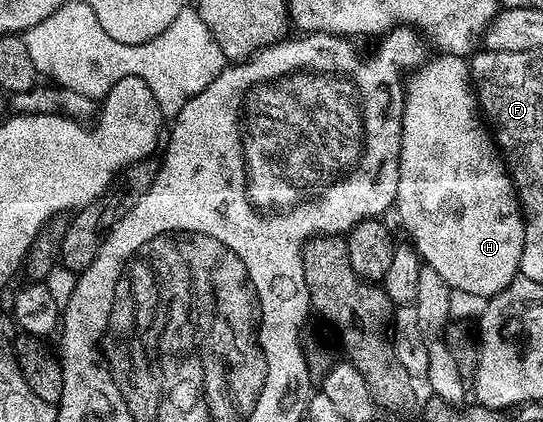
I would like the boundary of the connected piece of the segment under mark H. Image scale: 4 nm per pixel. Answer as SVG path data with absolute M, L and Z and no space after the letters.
M449 54L433 60L417 69L406 84L396 213L425 267L436 270L452 290L489 298L519 275L526 222L506 162L480 111L469 63L461 56Z

